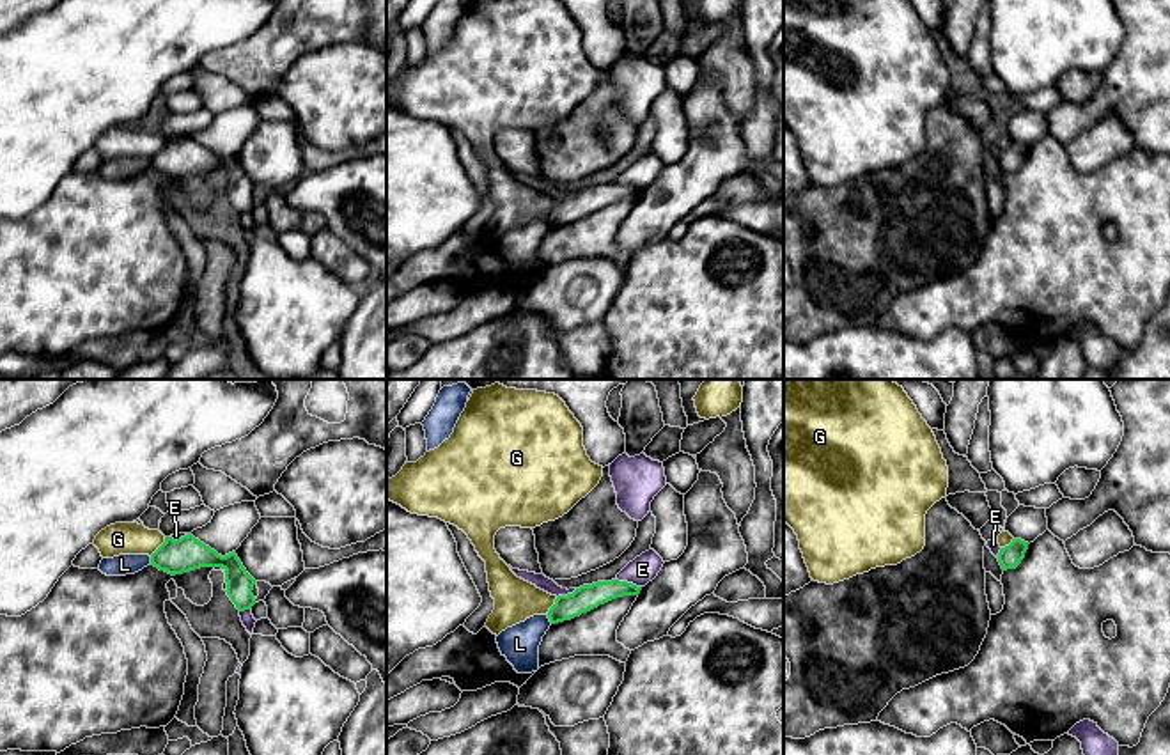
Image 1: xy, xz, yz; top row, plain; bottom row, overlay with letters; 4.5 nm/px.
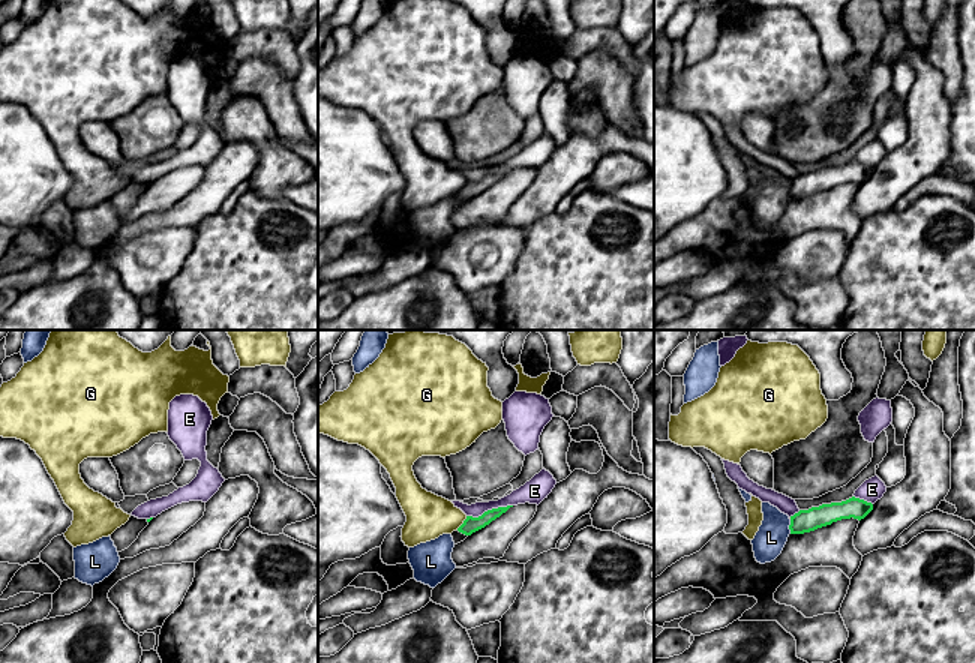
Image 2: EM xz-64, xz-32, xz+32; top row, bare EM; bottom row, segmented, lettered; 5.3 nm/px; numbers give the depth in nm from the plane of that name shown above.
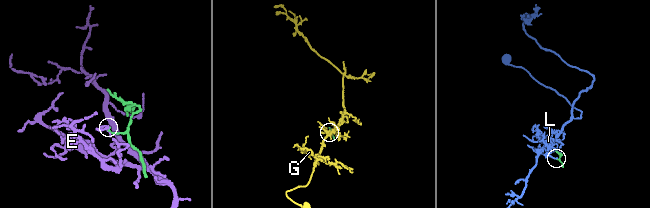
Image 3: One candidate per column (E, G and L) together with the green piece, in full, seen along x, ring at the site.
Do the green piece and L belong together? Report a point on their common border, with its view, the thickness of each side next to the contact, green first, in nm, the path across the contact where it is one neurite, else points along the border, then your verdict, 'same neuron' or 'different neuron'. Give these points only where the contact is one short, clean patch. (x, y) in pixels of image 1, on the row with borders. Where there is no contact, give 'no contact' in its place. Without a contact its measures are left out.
meets green in xy at (151, 560); 160 nm thick on the green side, 100 nm on the other; different neuron

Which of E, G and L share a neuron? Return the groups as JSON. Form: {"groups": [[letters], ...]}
{"groups": [["E"], ["G"], ["L"]]}

